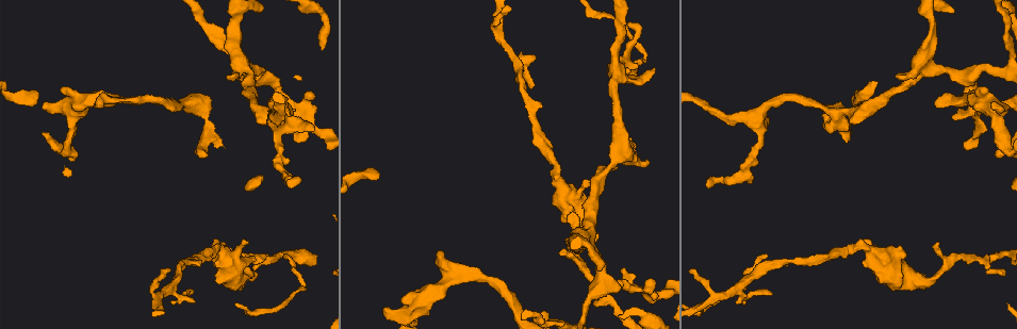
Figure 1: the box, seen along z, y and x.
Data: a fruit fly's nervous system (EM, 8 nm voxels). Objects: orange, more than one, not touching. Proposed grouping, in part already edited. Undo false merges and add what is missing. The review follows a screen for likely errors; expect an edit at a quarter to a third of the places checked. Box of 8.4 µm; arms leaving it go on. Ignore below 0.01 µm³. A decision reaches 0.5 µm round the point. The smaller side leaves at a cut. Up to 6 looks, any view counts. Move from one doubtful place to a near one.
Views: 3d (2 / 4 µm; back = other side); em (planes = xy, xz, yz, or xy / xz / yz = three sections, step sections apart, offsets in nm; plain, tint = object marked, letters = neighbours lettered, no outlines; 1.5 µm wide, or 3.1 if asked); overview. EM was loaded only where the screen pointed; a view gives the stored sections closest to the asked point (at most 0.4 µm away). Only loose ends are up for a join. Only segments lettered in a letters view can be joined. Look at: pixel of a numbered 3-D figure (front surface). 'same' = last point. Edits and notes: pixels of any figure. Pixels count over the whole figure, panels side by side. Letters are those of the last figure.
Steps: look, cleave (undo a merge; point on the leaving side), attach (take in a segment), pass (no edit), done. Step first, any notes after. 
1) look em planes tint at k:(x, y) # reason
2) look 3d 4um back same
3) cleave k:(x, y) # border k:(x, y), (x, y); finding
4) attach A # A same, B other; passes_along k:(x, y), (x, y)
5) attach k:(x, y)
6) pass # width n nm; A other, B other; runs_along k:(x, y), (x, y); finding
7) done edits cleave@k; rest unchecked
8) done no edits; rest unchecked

look em planes letters at 1:(654, 70) # branch stops here

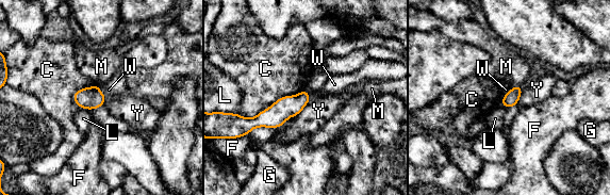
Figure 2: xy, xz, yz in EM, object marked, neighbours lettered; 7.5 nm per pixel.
pass # longest_contact C 550 nm; C other, F other, G other, L other, M other, W other, Y other; runs_along 2:(306, 95), (273, 117), (246, 120); no lettered segment goes on from it

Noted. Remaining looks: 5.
look 3d 2um at 1:(953, 118) # an open end

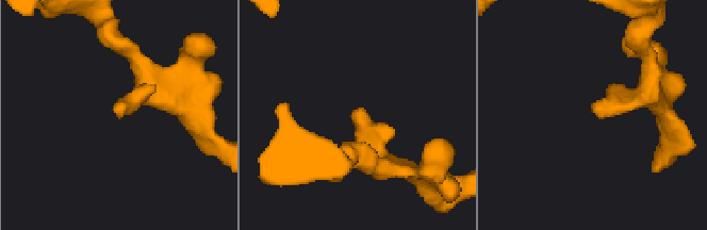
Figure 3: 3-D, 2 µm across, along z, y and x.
look em xz step 8 letters at 3:(118, 110)

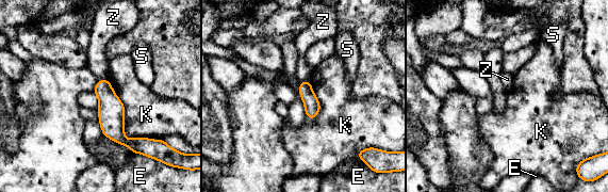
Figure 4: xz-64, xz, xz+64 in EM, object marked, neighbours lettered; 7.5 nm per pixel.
pass # E other, K other, S other, Z other; border 4:(111, 85), (124, 134), (159, 140); no lettered segment goes on from it

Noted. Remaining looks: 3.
look 3d 4um at 1:(204, 155) # long arm stops here

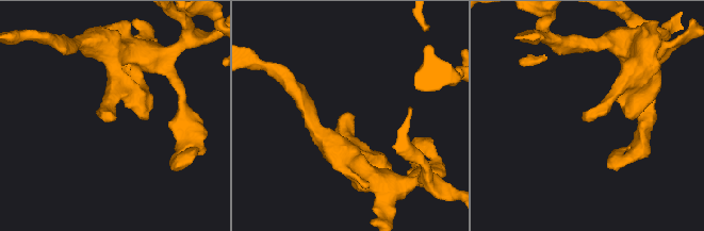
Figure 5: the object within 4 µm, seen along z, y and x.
look em planes letters at 5:(110, 118) # need the tissue

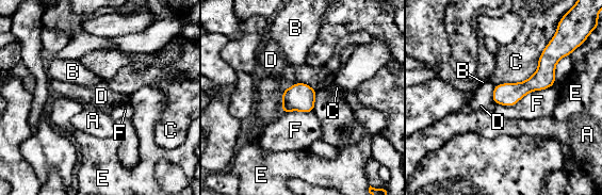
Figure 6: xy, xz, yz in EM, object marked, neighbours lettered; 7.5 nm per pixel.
pass # A other, B other, C other, D other, E other, F other; border 6:(553, 84), (497, 104); no lettered segment goes on from it

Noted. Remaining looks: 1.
done no edits; rest unchecked

